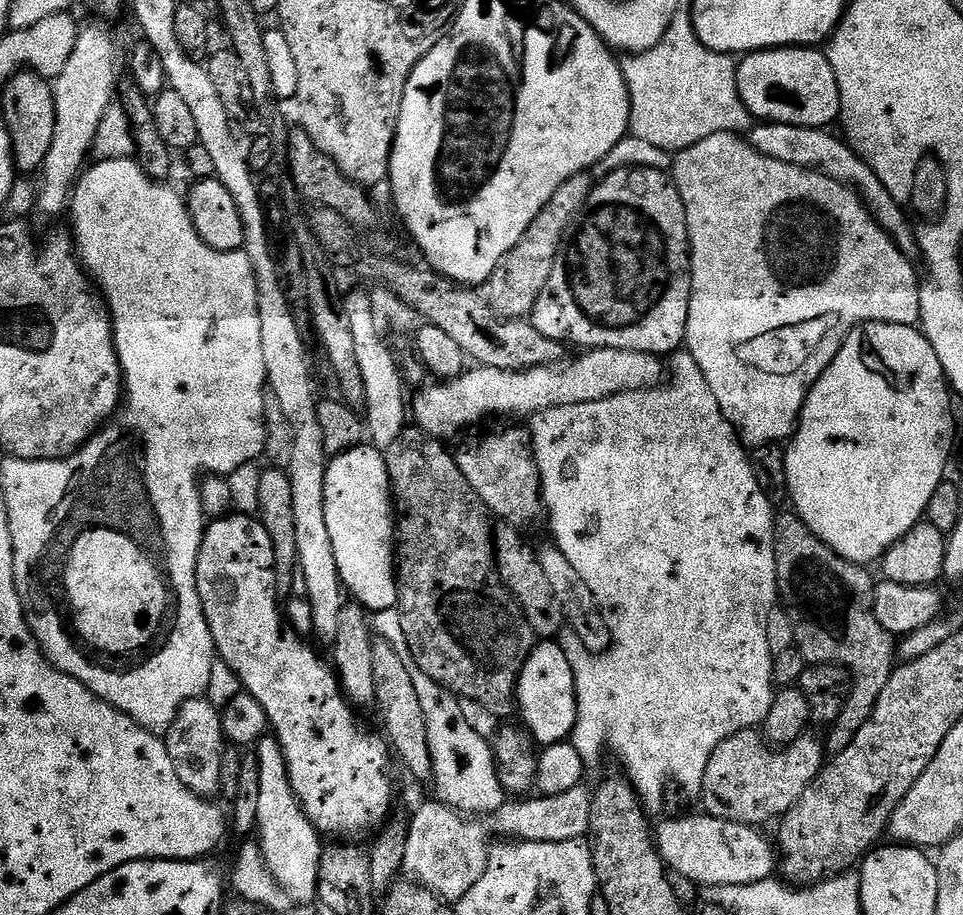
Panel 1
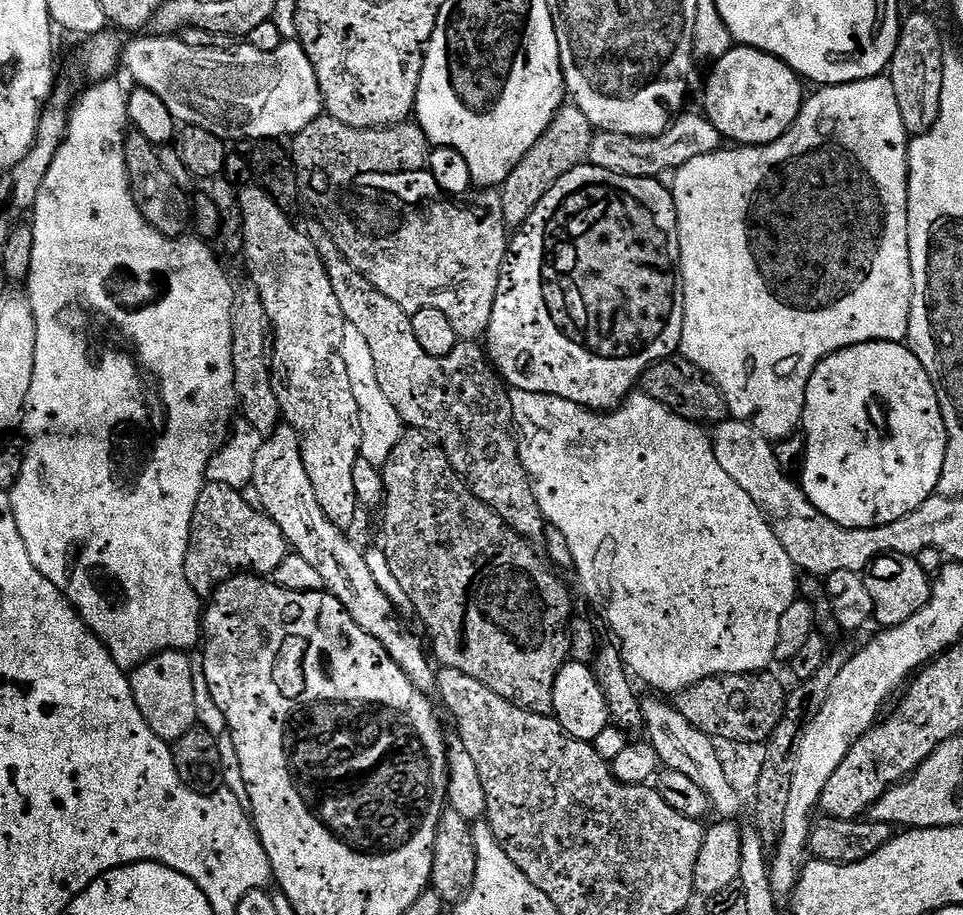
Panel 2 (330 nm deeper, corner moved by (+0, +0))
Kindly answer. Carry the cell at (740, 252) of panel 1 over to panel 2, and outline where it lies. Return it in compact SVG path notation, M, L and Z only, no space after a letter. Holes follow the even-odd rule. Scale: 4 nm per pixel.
M881 74L881 75L878 75L878 76L875 76L875 77L874 77L874 78L870 78L870 79L869 79L869 80L859 80L859 81L858 81L858 82L850 82L850 83L849 83L849 84L830 84L830 85L827 85L827 86L824 86L824 87L821 87L821 88L820 88L820 89L819 89L819 90L816 90L816 93L814 93L814 94L813 94L813 96L812 96L812 93L811 93L811 95L809 95L809 96L808 96L808 97L807 97L807 99L805 99L805 101L804 101L804 104L803 104L803 106L802 106L802 107L800 107L800 113L799 113L799 114L798 114L798 118L797 118L797 119L796 119L796 121L795 121L795 122L794 122L794 123L792 123L792 125L791 125L791 126L790 126L790 130L786 130L786 134L782 134L782 138L778 138L778 139L777 139L777 140L775 140L775 141L774 141L774 142L770 142L770 143L769 143L769 144L758 144L758 145L755 145L755 146L732 146L732 147L729 147L729 149L730 149L730 150L729 150L729 152L727 152L727 150L721 150L721 151L719 151L719 152L711 152L711 153L710 153L710 154L702 154L702 158L693 158L693 160L692 160L692 161L691 161L691 162L686 162L686 166L682 166L682 167L681 167L681 168L678 168L678 169L675 169L675 172L674 172L674 175L673 175L673 176L672 176L672 177L671 177L671 179L672 179L672 178L673 178L673 180L670 180L670 187L671 187L671 190L672 190L672 197L673 197L673 198L674 198L674 206L675 206L675 207L676 207L676 213L677 213L677 214L678 214L678 238L679 238L679 239L680 239L680 278L681 278L681 281L682 281L682 283L683 283L683 285L684 285L684 321L683 321L683 322L682 322L682 342L681 342L681 343L680 343L680 351L679 351L679 355L681 355L681 356L683 356L683 357L684 357L684 359L685 359L685 360L689 360L689 361L690 361L690 362L694 362L694 366L698 366L698 367L699 367L699 368L701 368L701 370L703 370L703 371L704 371L704 372L705 372L705 373L706 373L706 374L707 374L707 376L708 376L708 377L709 377L709 378L710 378L710 379L711 379L711 380L713 380L713 382L715 382L715 383L716 383L716 385L718 385L718 386L719 386L719 387L720 387L720 389L721 389L721 390L722 390L722 394L723 394L723 395L724 395L724 397L725 397L725 398L726 398L726 402L727 402L727 403L728 403L728 411L729 411L729 413L730 413L730 416L731 416L731 419L734 419L734 420L745 420L745 421L746 421L746 422L747 422L747 424L752 424L752 425L753 425L753 426L754 426L754 430L758 430L758 431L759 431L759 432L761 432L761 434L763 434L763 436L764 436L764 437L765 437L765 438L766 438L766 439L767 439L767 440L770 440L770 441L773 441L773 442L777 442L777 441L780 441L780 440L782 440L782 439L783 439L783 438L784 438L784 437L789 437L789 436L791 436L791 435L793 435L793 433L795 433L795 432L796 432L796 431L797 431L797 429L799 429L799 428L800 428L800 427L801 427L801 424L802 424L802 421L803 421L803 419L804 419L804 403L805 403L805 402L806 402L806 386L807 386L807 385L808 385L808 383L809 383L809 382L810 382L810 378L811 378L811 377L812 377L812 372L813 372L813 370L814 370L814 369L816 369L816 367L818 367L818 366L819 366L819 364L821 364L821 362L823 362L823 361L824 361L824 359L826 359L826 358L827 358L827 357L828 357L828 356L829 356L829 355L830 355L830 354L834 354L834 353L835 353L835 352L837 352L837 351L838 351L838 350L842 350L842 349L843 349L843 348L849 348L849 347L850 347L850 346L854 346L854 345L855 345L855 344L869 344L869 343L870 343L870 342L871 342L871 340L889 340L889 341L890 341L890 343L891 343L891 344L898 344L898 343L901 343L901 342L904 342L904 341L907 341L907 338L908 338L908 323L909 323L909 322L910 322L910 306L911 306L911 305L912 305L912 271L911 271L911 270L910 270L910 234L909 234L909 233L908 233L908 142L909 142L909 139L910 139L910 134L909 134L909 132L908 132L908 131L907 131L907 130L906 130L906 122L902 122L902 110L898 110L898 94L894 94L894 86L893 86L893 85L892 85L892 82L891 82L891 79L889 79L889 77L888 77L888 76L887 76L887 75L884 75L884 74Z

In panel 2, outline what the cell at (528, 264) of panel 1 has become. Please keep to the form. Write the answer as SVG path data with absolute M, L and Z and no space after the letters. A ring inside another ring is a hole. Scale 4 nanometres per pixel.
M565 103L542 134L542 138L538 138L538 142L529 150L526 158L522 158L522 162L514 168L502 185L502 219L509 229L523 228L532 211L542 202L542 198L546 198L546 194L556 185L558 178L587 161L593 135L594 129L590 118L586 118L586 114L582 114L582 110L575 104Z

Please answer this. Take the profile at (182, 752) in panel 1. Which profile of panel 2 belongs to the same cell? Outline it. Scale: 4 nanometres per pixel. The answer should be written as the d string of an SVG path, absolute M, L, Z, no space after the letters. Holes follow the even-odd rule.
M187 651L161 653L153 657L143 668L131 675L134 702L142 710L142 718L158 738L177 742L197 727L195 712L193 661Z

